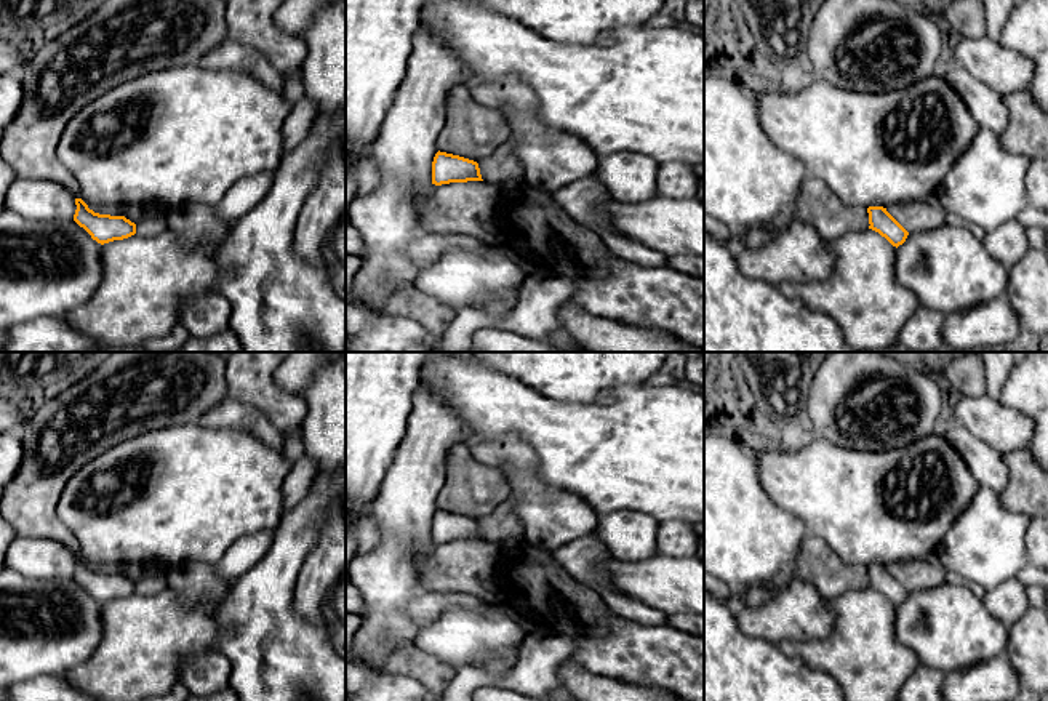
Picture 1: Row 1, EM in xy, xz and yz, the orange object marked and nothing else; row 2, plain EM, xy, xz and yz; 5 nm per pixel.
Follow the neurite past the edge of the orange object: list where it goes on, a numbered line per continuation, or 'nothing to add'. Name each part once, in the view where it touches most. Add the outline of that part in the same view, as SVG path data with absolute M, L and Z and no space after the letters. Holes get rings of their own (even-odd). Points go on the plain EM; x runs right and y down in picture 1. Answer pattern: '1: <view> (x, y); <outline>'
nothing to add

